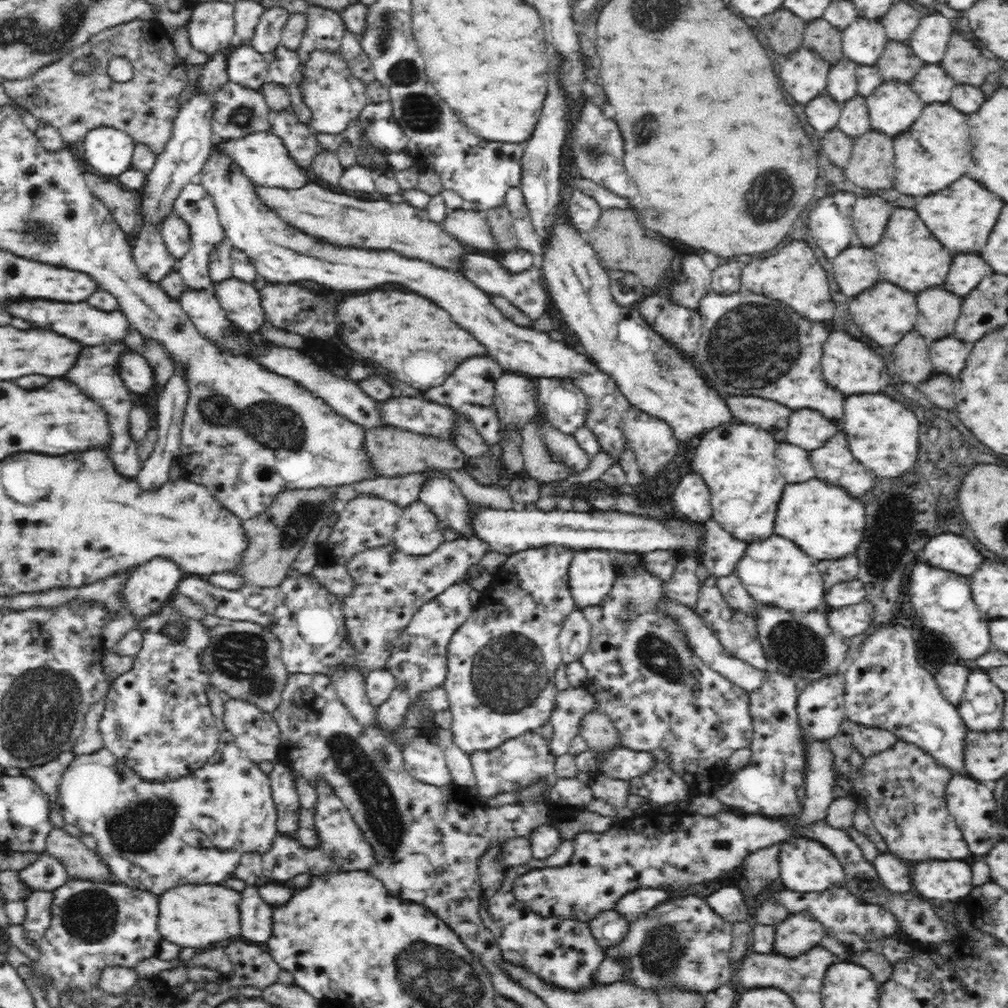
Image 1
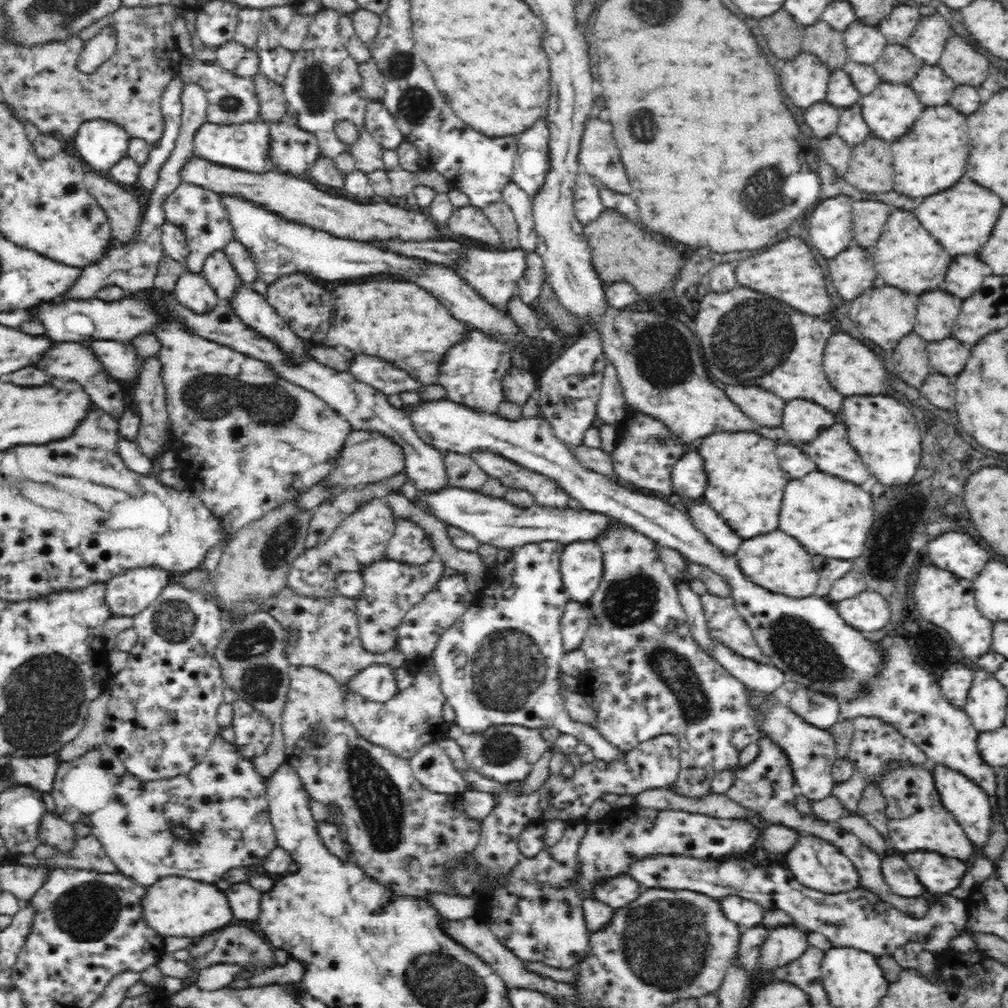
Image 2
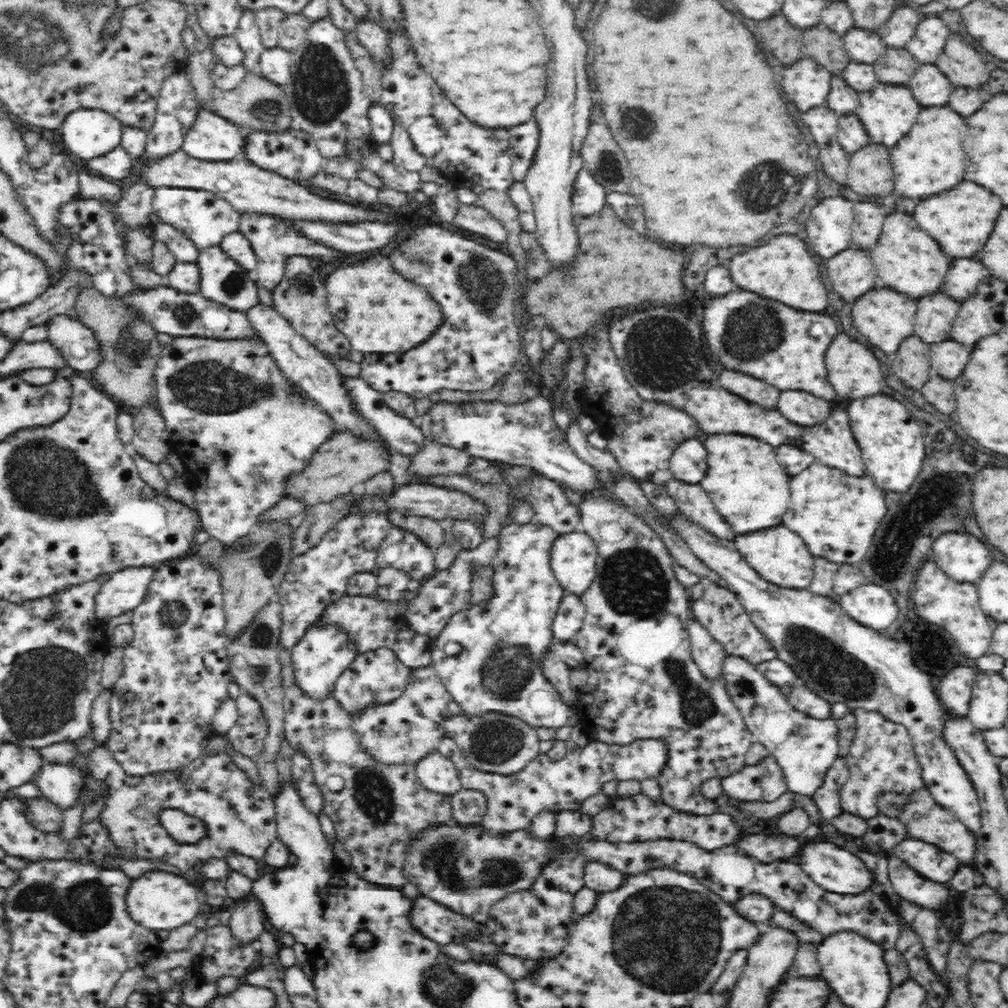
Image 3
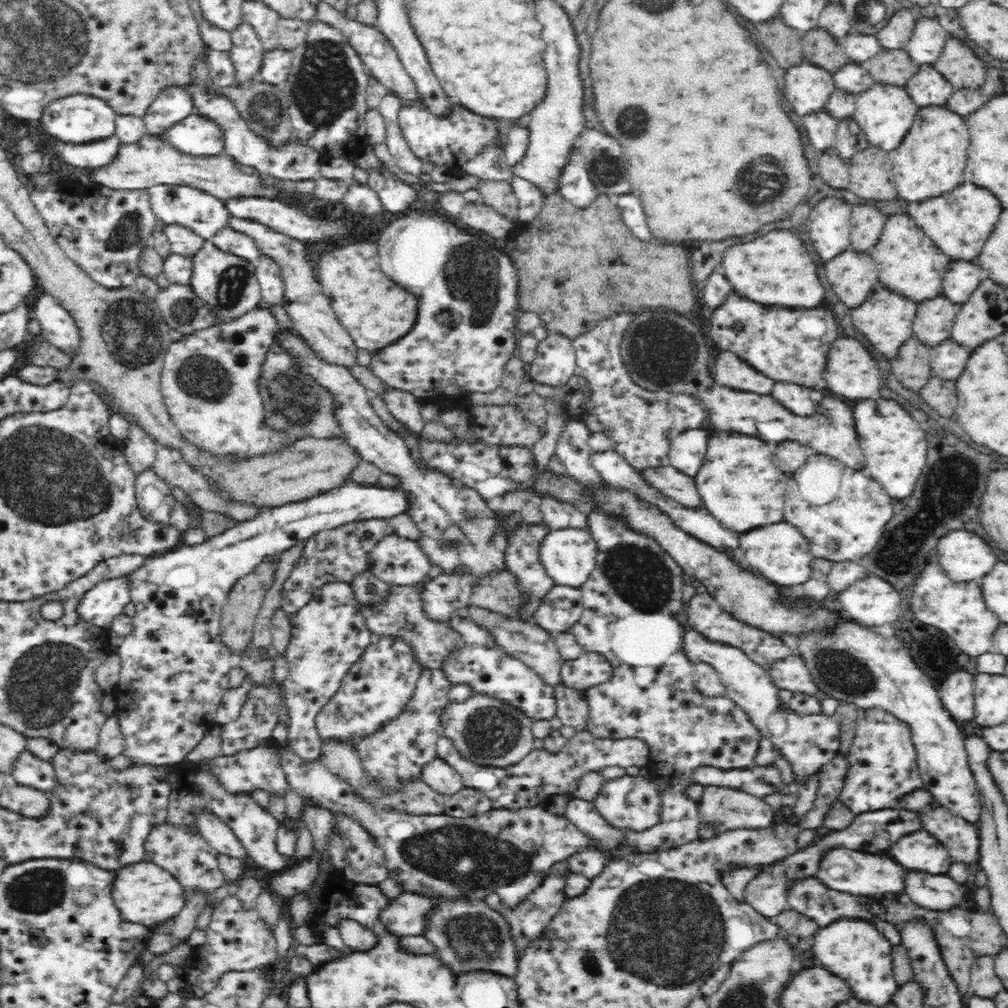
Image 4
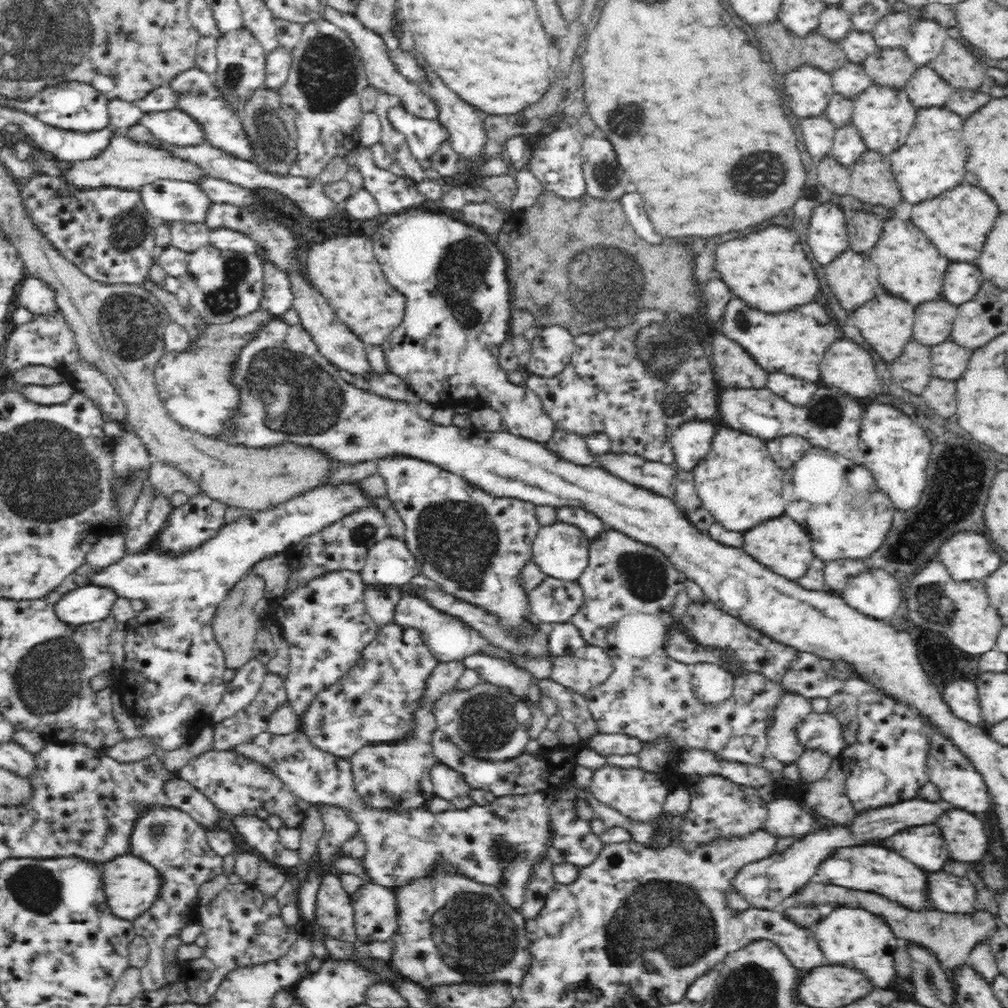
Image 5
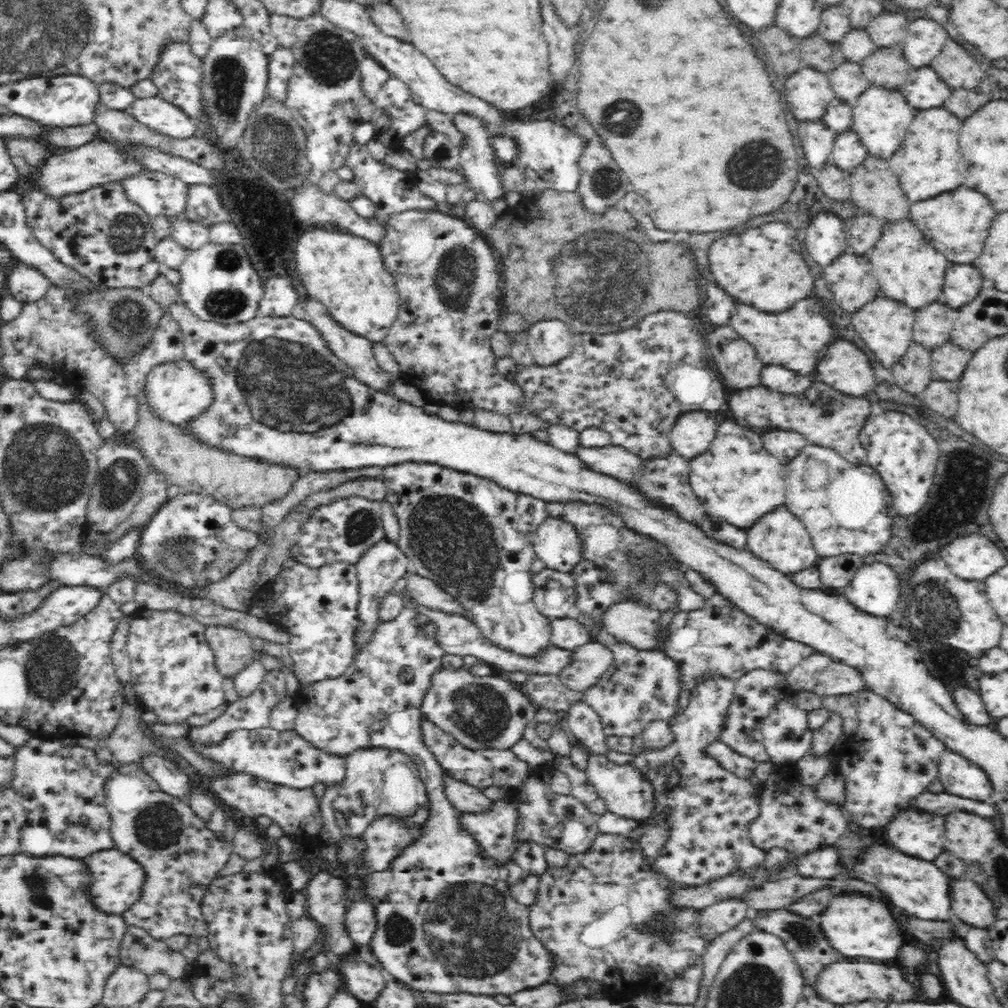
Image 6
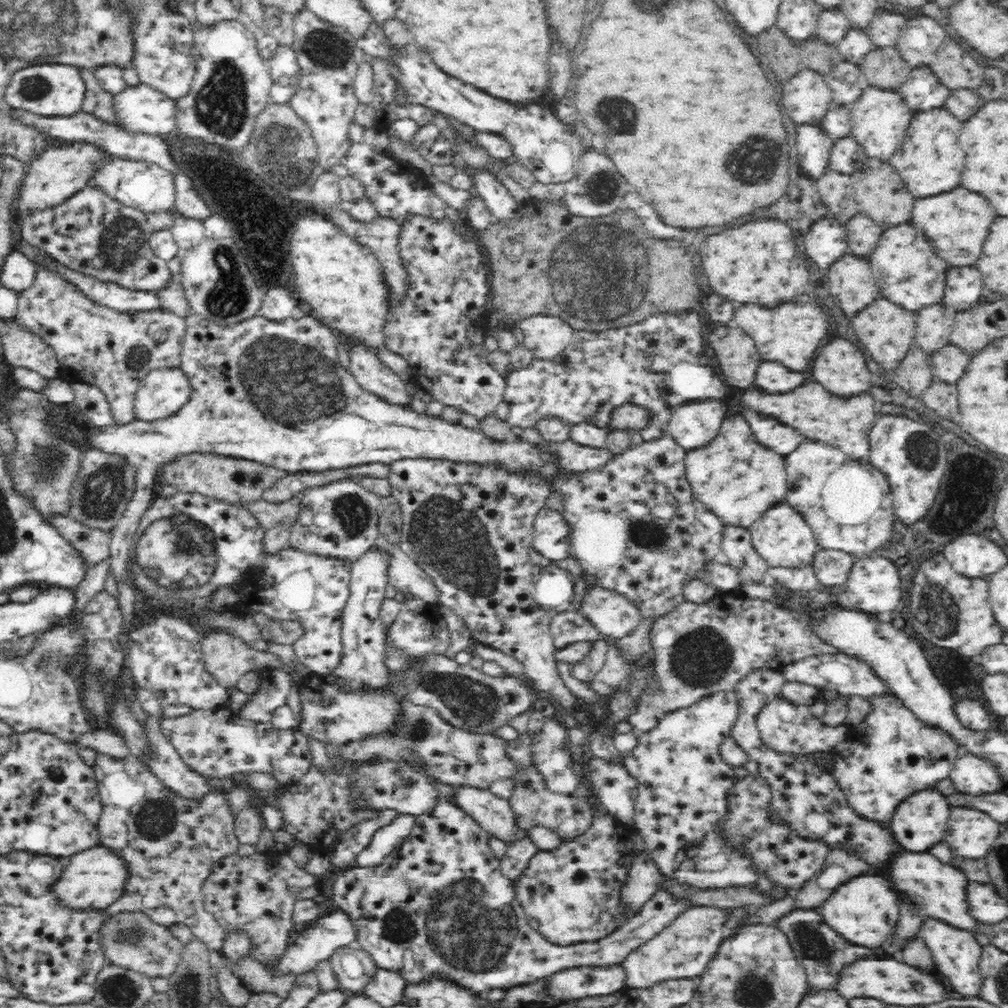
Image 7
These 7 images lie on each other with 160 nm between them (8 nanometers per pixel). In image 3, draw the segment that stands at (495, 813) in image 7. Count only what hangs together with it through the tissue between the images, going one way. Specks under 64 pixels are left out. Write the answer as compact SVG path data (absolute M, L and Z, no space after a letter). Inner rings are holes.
M437 750L415 764L416 775L424 788L441 795L451 795L463 788L452 761Z

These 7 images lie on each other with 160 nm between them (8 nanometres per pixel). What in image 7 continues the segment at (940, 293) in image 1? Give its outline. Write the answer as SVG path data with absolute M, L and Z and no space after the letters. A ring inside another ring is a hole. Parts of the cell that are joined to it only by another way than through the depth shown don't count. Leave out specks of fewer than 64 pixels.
M944 304L922 308L916 314L916 340L924 352L936 352L949 344L949 320L950 312Z

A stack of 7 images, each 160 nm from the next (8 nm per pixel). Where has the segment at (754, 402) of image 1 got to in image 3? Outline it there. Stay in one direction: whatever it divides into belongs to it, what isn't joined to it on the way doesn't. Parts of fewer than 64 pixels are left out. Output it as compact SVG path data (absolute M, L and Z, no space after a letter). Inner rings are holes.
M722 370L718 376L720 384L724 388L728 388L730 392L744 396L746 400L758 402L766 408L776 408L776 400L780 390L774 388L772 384L766 384L764 380L758 380L746 372L738 372L738 370Z

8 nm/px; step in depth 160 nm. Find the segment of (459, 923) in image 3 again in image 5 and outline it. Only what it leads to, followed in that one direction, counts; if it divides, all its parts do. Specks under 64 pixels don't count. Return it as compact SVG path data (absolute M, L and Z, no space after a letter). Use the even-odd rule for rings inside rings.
M365 881L362 886L349 894L354 912L354 925L356 937L360 943L374 942L376 945L390 940L396 932L396 899L389 887Z

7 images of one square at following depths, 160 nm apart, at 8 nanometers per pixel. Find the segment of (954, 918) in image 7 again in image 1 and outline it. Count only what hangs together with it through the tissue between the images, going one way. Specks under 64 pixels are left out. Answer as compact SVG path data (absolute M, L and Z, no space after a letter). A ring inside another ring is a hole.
M795 835L780 848L780 876L788 888L800 892L824 892L846 887L846 871L836 855L821 842Z

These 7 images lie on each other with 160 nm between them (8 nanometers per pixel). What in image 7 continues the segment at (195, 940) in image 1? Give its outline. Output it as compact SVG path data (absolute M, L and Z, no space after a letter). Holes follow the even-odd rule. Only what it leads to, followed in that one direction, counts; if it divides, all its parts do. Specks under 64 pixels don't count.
M98 845L65 860L60 876L49 886L49 890L62 907L72 911L96 911L114 904L120 898L126 877L125 862Z

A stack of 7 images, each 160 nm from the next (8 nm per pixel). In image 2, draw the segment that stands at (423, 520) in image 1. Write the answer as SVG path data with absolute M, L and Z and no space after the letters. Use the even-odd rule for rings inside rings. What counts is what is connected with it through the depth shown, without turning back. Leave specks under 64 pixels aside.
M396 520L395 529L387 542L385 558L410 567L420 567L436 559L430 539L409 520Z

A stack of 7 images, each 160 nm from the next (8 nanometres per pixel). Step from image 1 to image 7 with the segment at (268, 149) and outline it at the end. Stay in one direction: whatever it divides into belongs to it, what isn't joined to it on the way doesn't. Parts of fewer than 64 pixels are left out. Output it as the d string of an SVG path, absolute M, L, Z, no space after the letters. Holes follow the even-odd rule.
M148 84L127 85L122 92L112 95L111 109L115 124L122 130L134 133L174 134L175 100Z

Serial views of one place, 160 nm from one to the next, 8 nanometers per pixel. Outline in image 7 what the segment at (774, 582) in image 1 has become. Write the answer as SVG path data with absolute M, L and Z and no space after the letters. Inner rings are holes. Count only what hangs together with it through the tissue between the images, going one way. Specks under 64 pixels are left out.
M786 502L776 503L770 510L756 520L750 528L752 544L758 554L766 560L769 566L782 568L799 568L804 565L812 565L814 556L818 551L818 543L814 540L812 528L806 524L806 520Z

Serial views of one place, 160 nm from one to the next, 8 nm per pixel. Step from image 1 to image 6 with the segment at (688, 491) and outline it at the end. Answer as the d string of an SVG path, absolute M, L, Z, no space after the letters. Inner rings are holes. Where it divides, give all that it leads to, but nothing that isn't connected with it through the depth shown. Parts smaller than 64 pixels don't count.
M686 411L676 418L669 433L669 440L672 449L689 462L712 444L716 432L718 412Z

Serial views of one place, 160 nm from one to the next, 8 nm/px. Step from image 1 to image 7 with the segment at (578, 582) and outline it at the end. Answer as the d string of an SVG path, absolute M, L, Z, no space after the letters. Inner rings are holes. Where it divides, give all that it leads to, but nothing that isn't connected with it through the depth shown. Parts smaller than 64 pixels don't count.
M542 507L533 520L532 546L552 562L565 560L569 554L569 530L561 511Z

